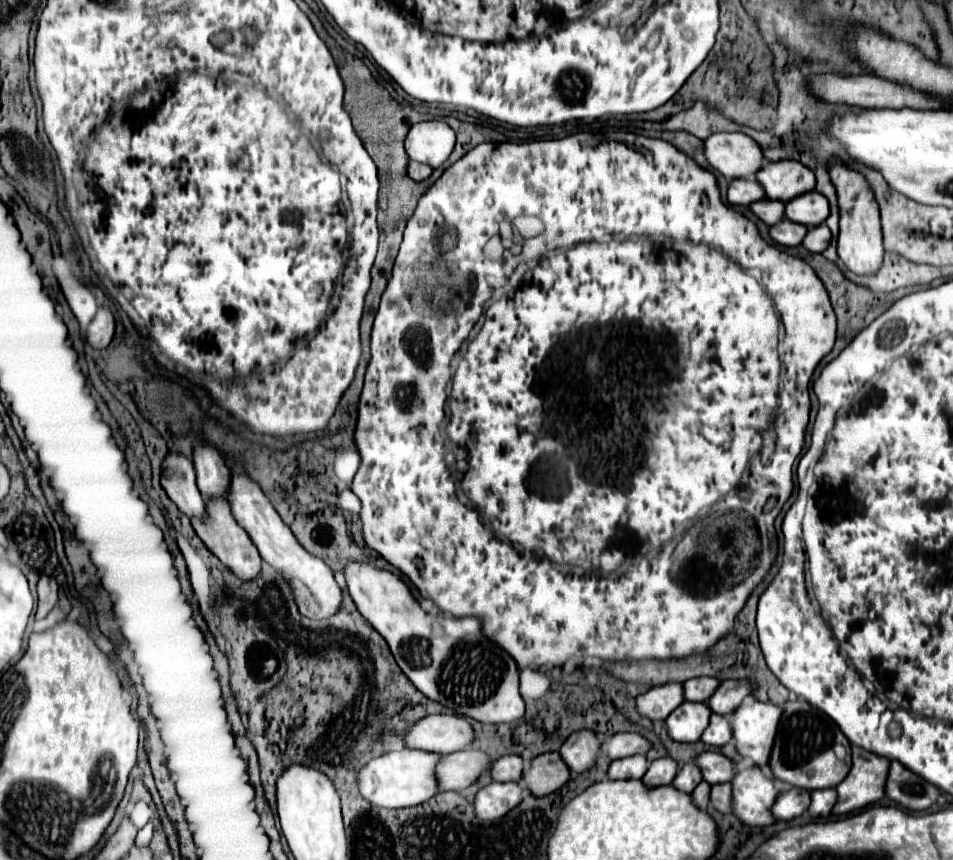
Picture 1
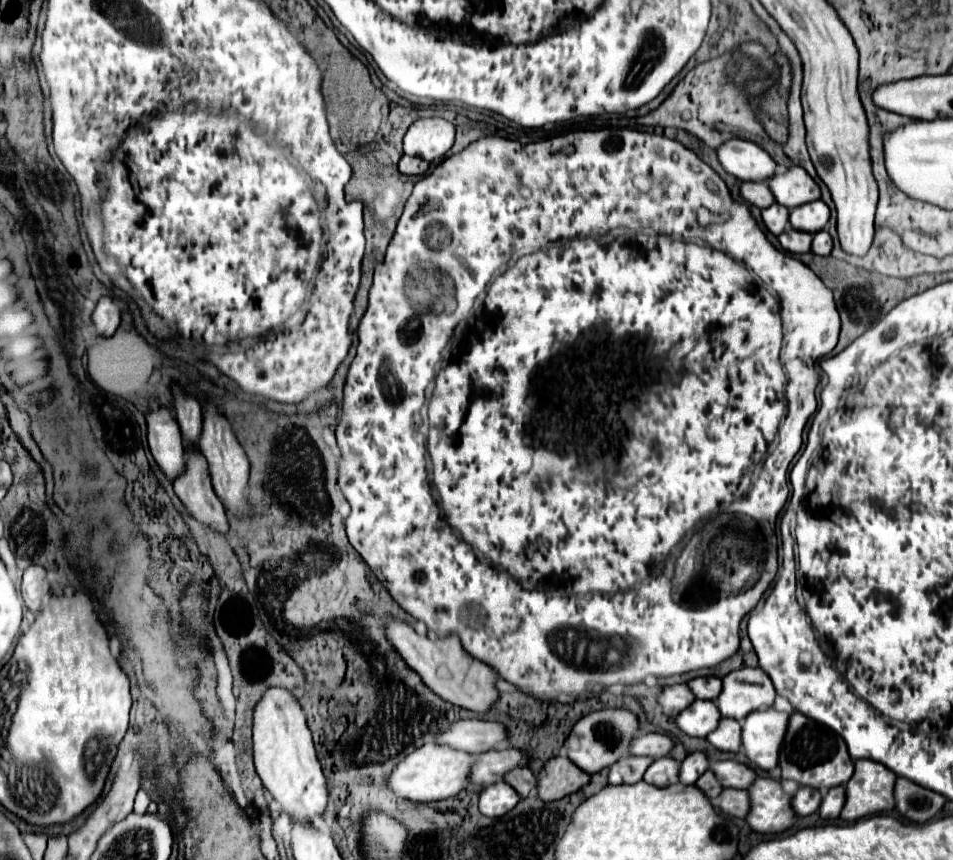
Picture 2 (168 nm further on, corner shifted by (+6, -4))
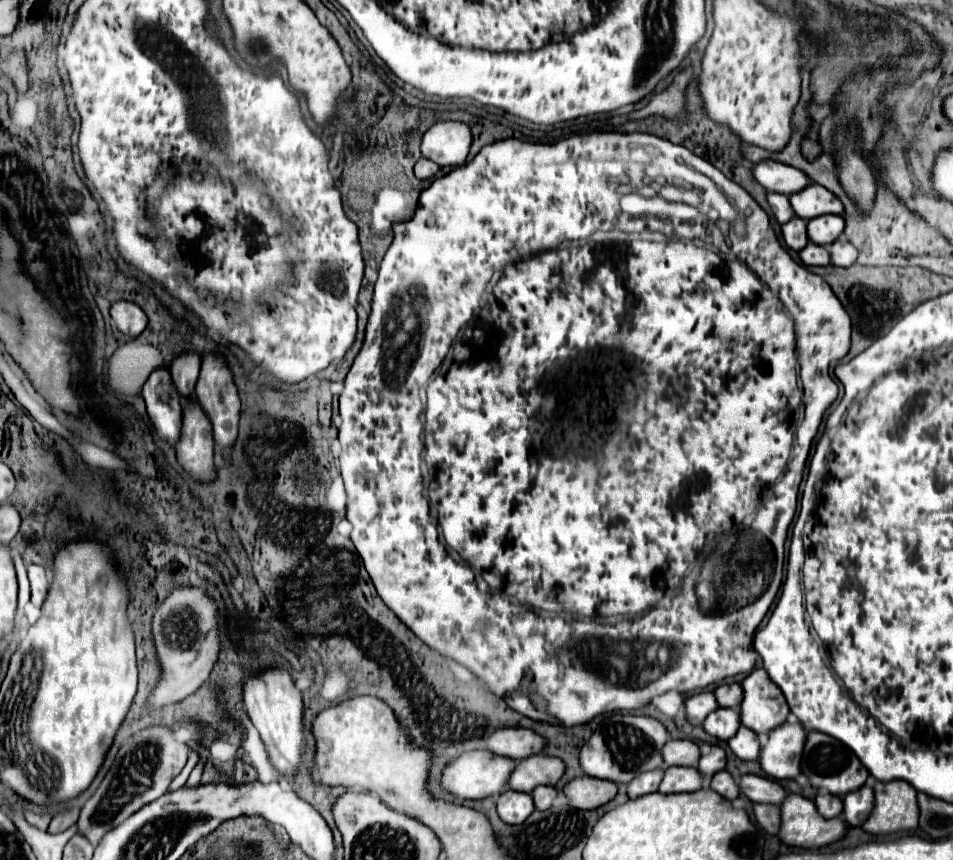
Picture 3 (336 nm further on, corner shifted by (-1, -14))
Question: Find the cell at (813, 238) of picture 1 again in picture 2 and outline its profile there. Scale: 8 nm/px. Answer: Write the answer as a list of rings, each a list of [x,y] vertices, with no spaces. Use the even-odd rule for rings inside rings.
[[[821,230],[821,232],[817,232],[815,236],[813,236],[813,248],[811,248],[815,254],[819,254],[819,256],[829,256],[831,254],[831,250],[833,250],[833,240],[831,240],[831,236],[829,236],[829,232],[827,230]]]

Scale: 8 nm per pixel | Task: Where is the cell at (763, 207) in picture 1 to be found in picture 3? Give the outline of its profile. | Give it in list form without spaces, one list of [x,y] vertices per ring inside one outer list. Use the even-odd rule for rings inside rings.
[[[794,216],[790,222],[782,224],[782,236],[788,248],[792,250],[800,250],[808,244],[808,236],[806,236],[806,220],[800,220],[798,216]]]

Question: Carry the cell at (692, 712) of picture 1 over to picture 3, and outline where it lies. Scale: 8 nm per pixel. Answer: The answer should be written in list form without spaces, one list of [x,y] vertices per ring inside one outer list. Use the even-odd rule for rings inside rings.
[[[718,708],[716,712],[710,712],[706,716],[706,720],[702,722],[702,728],[706,734],[718,740],[730,740],[740,728],[740,716],[732,708]]]

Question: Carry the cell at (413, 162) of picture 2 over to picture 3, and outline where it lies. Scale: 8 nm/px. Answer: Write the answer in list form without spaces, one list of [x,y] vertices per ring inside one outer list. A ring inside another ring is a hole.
[[[420,158],[420,160],[416,162],[416,166],[414,166],[414,174],[416,174],[416,178],[420,178],[420,180],[432,178],[438,170],[440,170],[440,166],[434,164],[432,160],[426,160],[426,158]]]

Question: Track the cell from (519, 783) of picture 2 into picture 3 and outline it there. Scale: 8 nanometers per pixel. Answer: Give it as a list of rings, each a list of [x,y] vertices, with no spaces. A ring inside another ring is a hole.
[[[536,786],[536,788],[532,790],[532,798],[534,798],[536,810],[546,810],[546,808],[550,808],[554,796],[556,796],[556,790],[554,790],[552,786]]]

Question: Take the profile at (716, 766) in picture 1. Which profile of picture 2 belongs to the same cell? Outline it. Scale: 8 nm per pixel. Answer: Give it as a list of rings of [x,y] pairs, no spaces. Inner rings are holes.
[[[733,760],[717,762],[713,766],[713,772],[717,774],[723,788],[745,788],[747,790],[757,780],[757,774],[753,768],[739,764],[739,762],[733,762]]]

